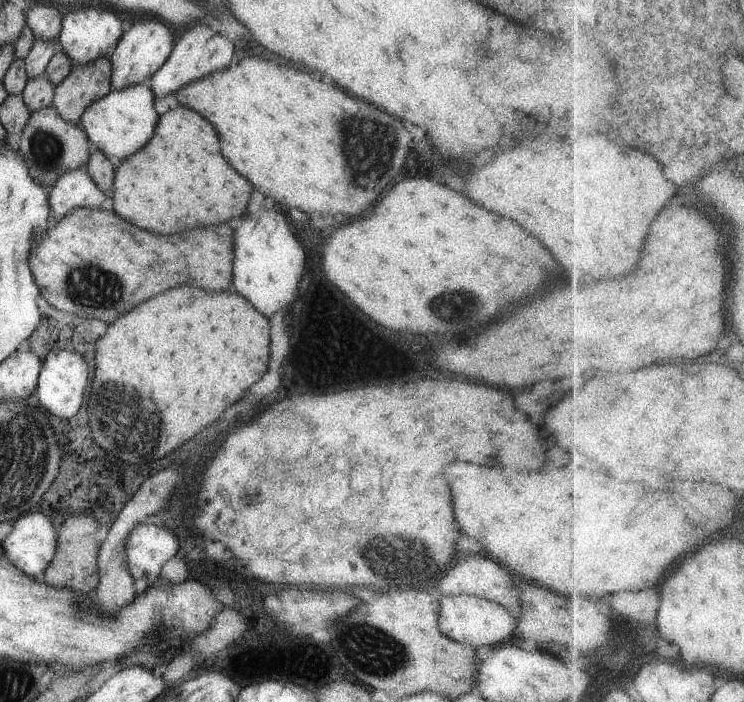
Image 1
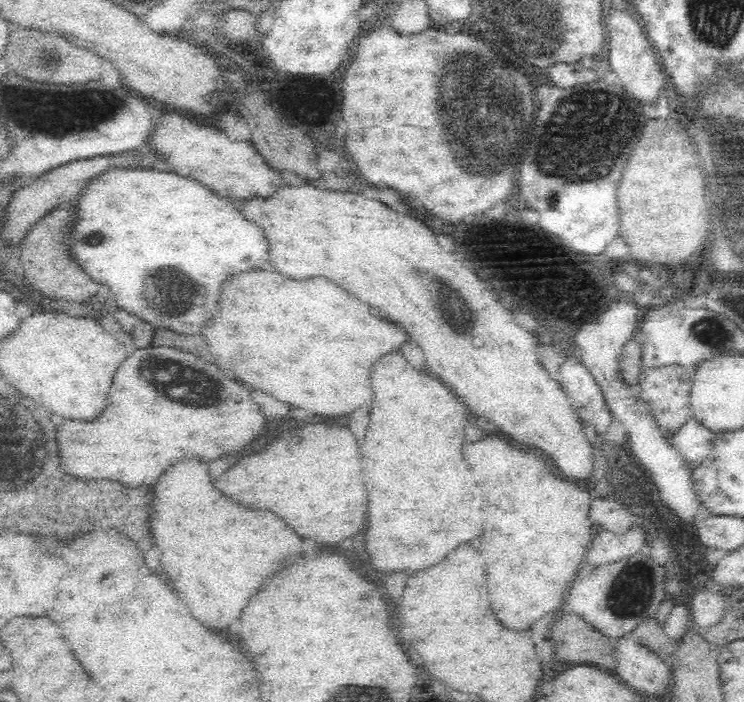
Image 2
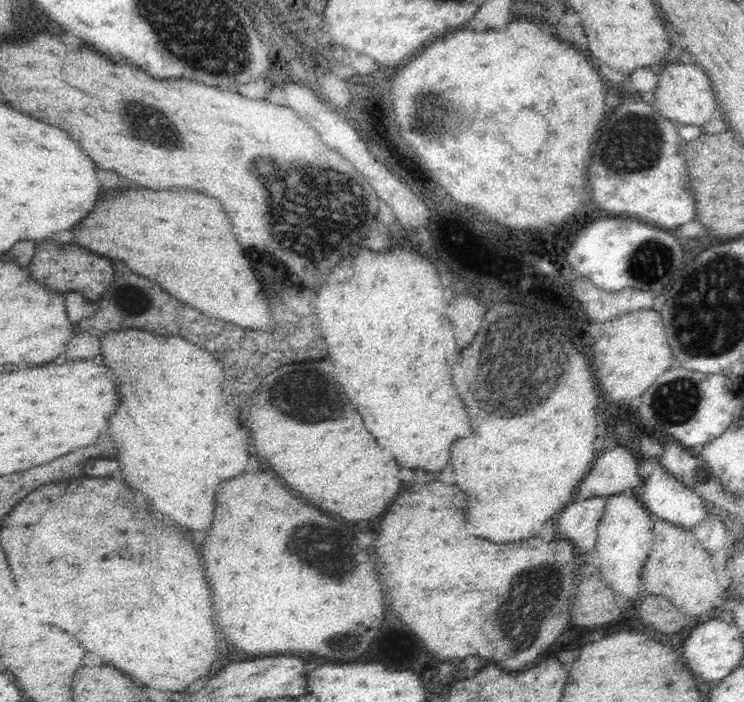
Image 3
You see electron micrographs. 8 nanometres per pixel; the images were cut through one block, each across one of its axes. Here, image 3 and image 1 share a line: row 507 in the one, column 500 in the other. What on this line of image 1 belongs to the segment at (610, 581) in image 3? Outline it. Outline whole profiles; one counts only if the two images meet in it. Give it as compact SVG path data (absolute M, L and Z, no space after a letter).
M472 595L439 598L440 620L438 620L438 628L448 638L474 649L482 648L482 646L495 647L502 643L514 642L516 639L518 620L504 606Z

